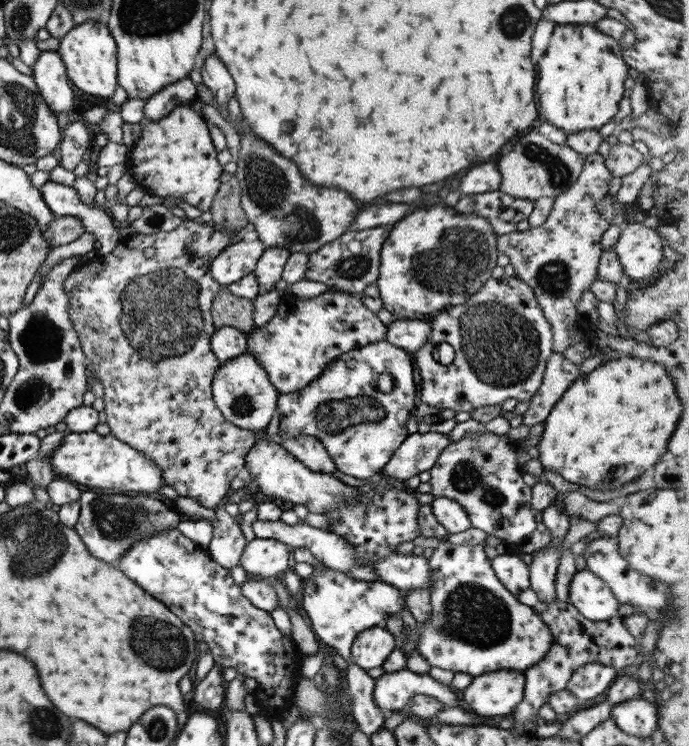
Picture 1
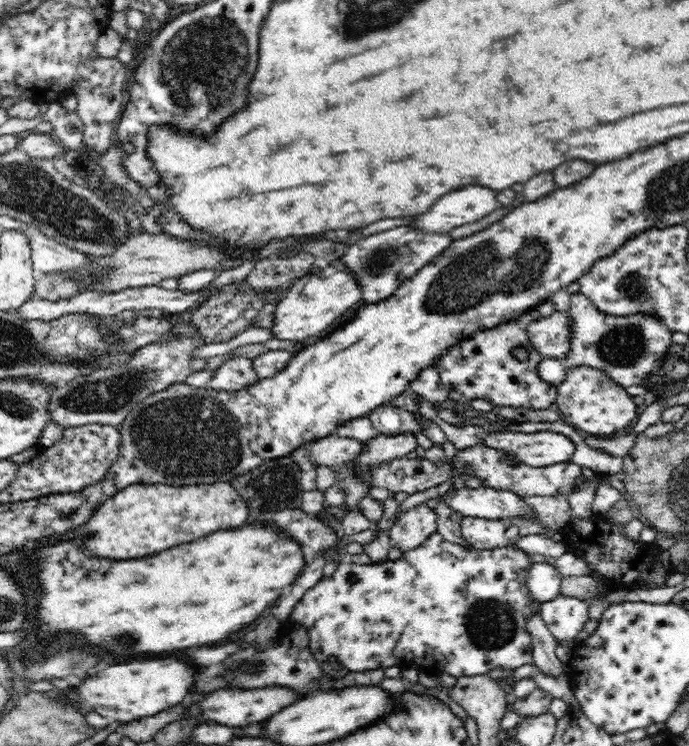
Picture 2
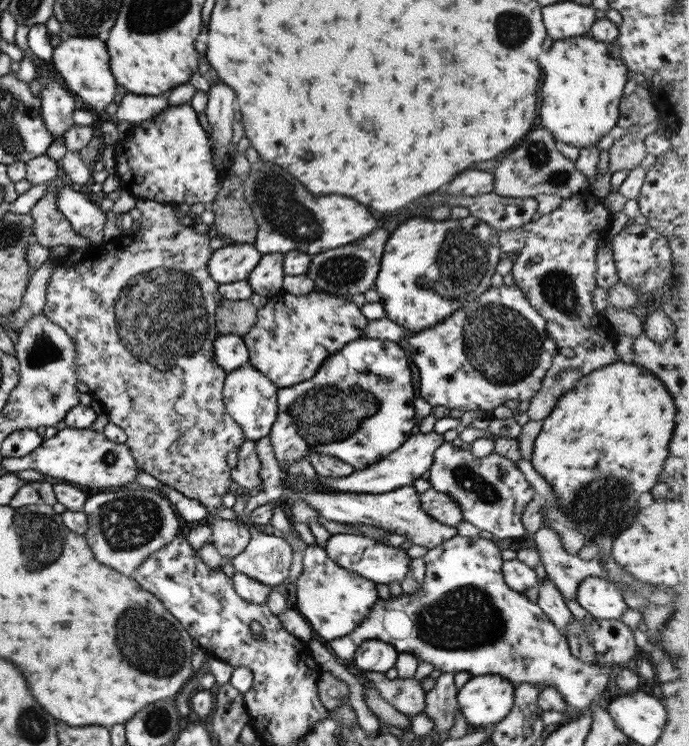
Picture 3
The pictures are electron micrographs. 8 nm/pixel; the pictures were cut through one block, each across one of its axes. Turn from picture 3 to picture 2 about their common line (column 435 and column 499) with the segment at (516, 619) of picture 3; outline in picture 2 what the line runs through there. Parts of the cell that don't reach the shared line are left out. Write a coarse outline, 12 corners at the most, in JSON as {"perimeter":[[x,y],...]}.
{"perimeter":[[522,549],[346,559],[284,623],[349,672],[533,662]]}

